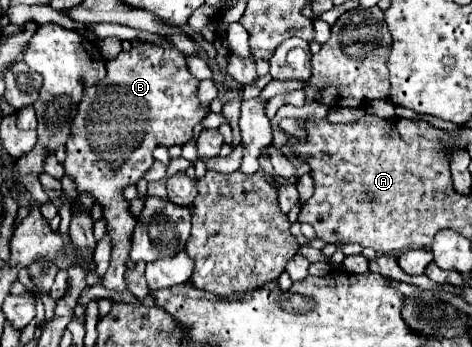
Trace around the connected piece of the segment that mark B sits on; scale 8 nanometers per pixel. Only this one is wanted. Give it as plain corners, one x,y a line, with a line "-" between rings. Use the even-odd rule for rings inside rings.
143,43
133,47
129,53
119,53
113,61
107,61
107,77
99,81
95,87
89,87
79,103
79,111
71,125
71,137
67,139
67,159
63,163
65,175
73,179
77,193
93,195
95,203
103,207
103,219
107,221
107,235
111,237
111,261
109,269
101,279
101,285
111,291
125,291
125,271
127,259
131,251
131,235
135,231
137,217
131,215
129,201
121,195
125,187
143,179
143,175
153,165
153,149
155,147
171,147
185,145
193,137
193,127
209,113
209,109
201,109
195,91
199,79
195,79
185,65
183,55
177,49
165,49
151,43

